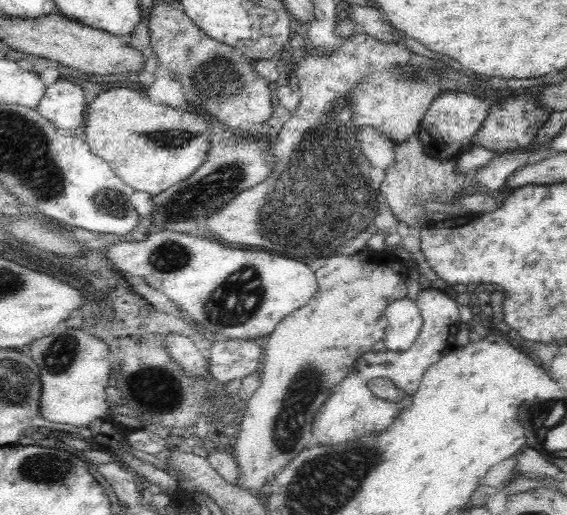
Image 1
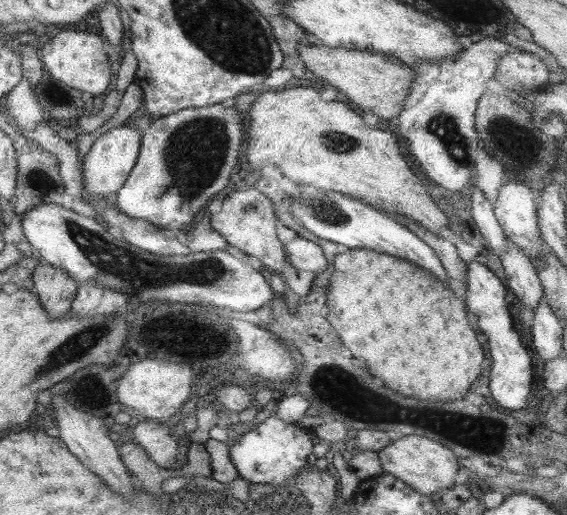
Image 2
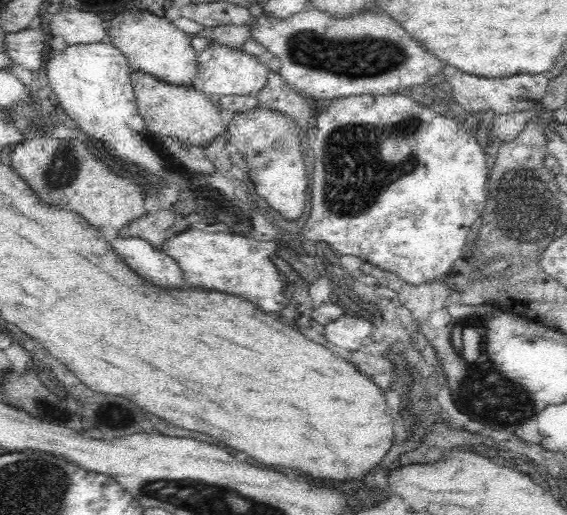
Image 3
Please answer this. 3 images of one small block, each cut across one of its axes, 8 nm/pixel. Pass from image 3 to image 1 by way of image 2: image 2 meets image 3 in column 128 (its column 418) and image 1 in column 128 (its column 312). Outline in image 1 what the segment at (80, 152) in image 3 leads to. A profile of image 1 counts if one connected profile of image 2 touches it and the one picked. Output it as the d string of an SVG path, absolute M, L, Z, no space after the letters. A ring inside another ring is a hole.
M116 88L98 94L86 110L88 120L83 134L86 136L86 144L90 147L90 151L104 159L114 174L128 187L154 195L180 182L182 178L188 178L204 162L211 130L208 127L209 119L204 114L154 104L143 93L142 90Z

